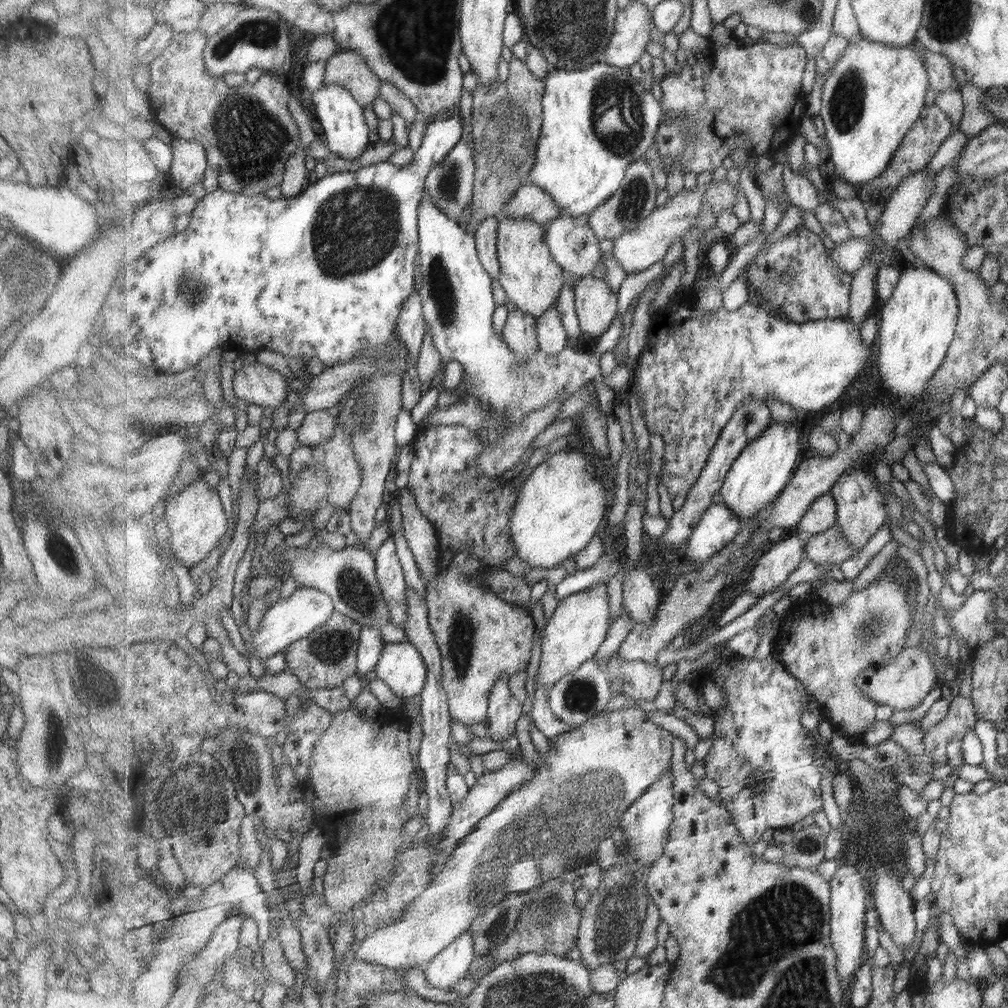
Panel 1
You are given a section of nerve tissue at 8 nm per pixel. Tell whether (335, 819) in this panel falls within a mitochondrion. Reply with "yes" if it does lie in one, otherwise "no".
no

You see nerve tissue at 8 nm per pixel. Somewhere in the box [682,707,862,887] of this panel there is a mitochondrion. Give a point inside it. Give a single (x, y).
(758, 781)

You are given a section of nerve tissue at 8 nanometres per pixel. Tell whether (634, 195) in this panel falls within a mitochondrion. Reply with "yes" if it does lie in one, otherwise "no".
yes

